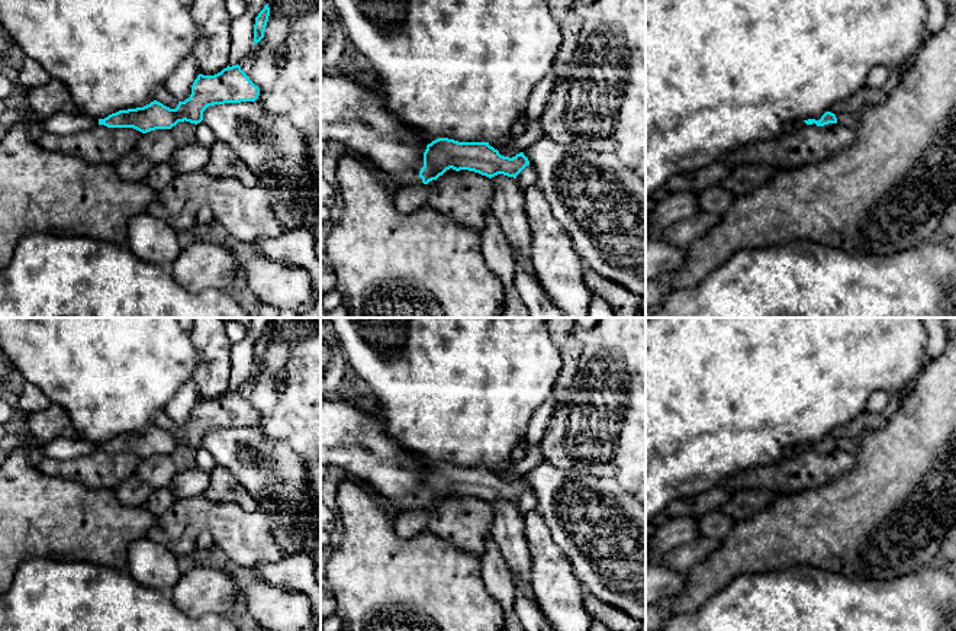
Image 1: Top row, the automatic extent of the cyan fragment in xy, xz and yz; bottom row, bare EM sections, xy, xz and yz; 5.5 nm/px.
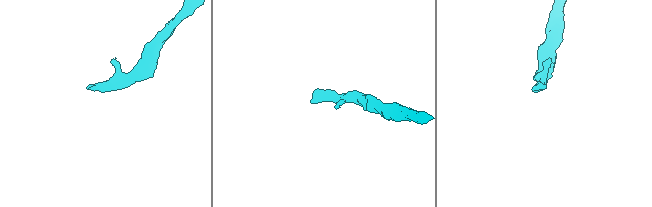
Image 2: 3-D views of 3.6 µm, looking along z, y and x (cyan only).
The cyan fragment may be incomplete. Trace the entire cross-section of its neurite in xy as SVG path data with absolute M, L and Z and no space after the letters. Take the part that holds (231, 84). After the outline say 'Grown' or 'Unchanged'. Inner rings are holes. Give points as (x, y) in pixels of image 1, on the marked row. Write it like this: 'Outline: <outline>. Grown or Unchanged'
Outline: M241 67L223 68L215 75L199 74L191 86L191 94L184 102L178 102L176 109L170 109L154 100L144 107L119 110L104 119L93 119L83 113L58 112L49 117L38 119L28 113L28 117L39 122L45 132L57 135L73 135L90 131L97 125L107 128L133 128L142 133L155 129L171 129L178 122L200 123L203 112L213 104L255 102L260 88Z. Grown

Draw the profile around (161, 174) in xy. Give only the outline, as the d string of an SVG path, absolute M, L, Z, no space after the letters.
M170 161L161 162L161 164L154 164L151 171L148 173L145 183L149 189L155 190L160 193L164 187L167 187L176 177L177 171L171 165Z

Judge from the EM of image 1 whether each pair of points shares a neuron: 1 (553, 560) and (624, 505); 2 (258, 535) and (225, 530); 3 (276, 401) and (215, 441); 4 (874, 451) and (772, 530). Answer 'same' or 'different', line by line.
1: different
2: same
3: different
4: same

